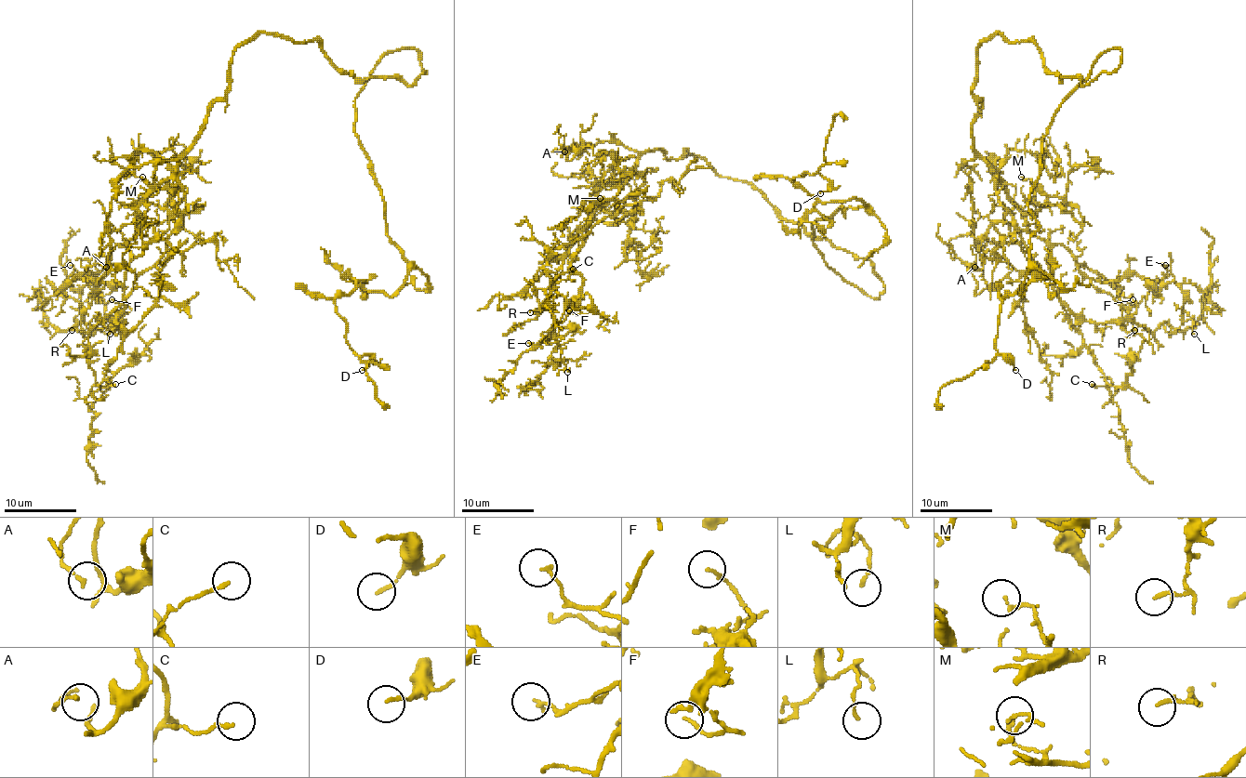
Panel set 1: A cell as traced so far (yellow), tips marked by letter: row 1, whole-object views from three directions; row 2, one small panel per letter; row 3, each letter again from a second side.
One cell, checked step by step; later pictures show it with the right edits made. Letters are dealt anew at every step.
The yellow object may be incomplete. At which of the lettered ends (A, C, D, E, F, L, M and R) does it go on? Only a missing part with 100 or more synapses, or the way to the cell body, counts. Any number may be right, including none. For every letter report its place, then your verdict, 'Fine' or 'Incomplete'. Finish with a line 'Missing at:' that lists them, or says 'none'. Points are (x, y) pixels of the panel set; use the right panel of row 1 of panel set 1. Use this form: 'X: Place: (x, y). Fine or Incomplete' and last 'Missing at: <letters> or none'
A: Place: (974, 267). Fine
C: Place: (1092, 384). Fine
D: Place: (1015, 370). Fine
E: Place: (1165, 265). Fine
F: Place: (1133, 299). Fine
L: Place: (1194, 334). Fine
M: Place: (1021, 177). Fine
R: Place: (1134, 330). Fine
Missing at: none

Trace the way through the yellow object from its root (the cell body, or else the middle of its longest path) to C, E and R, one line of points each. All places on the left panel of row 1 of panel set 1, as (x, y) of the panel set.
C: (344, 72), (315, 40), (236, 49), (231, 88), (139, 207), (124, 299), (88, 336), (95, 386), (115, 384)
E: (344, 72), (315, 40), (254, 34), (100, 280), (70, 265)
R: (344, 72), (315, 40), (258, 32), (240, 46), (231, 88), (140, 204), (139, 230), (72, 330)

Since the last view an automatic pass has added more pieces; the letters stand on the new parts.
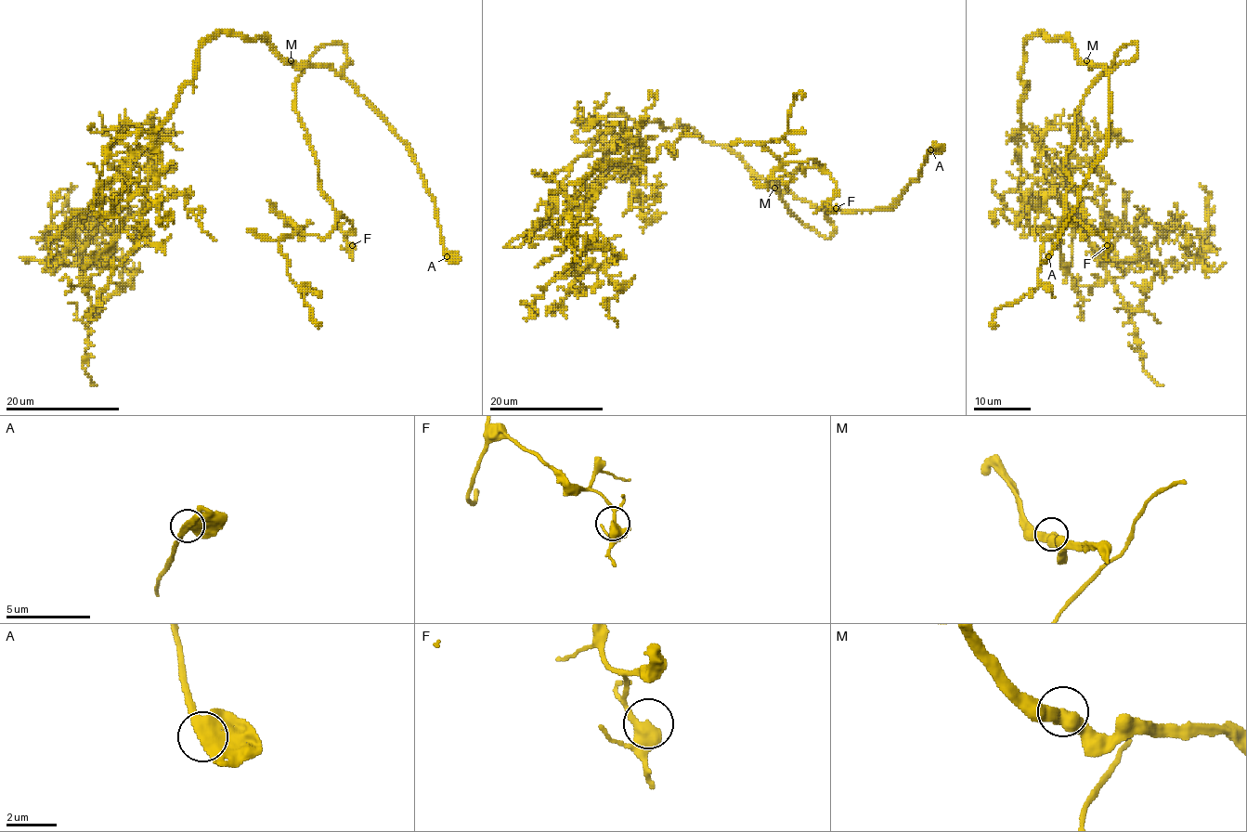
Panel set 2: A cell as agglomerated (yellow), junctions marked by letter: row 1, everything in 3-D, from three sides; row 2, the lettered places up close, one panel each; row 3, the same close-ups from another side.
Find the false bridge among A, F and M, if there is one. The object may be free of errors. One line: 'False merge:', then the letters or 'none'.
False merge: none

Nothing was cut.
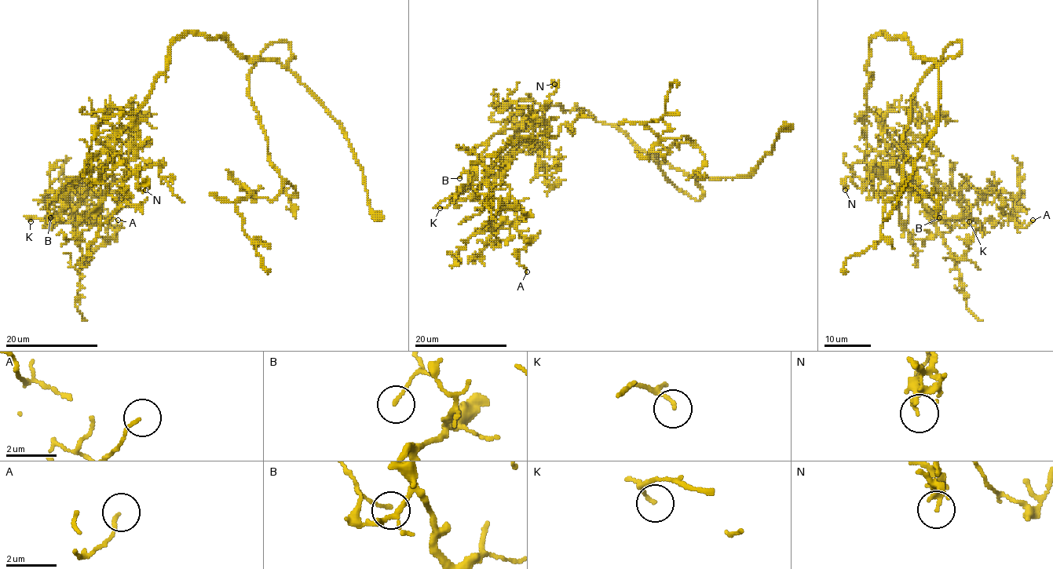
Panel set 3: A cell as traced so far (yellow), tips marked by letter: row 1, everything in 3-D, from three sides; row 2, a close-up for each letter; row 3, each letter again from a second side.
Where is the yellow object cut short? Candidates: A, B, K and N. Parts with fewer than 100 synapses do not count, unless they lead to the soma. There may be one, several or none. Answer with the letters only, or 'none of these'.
none of these

